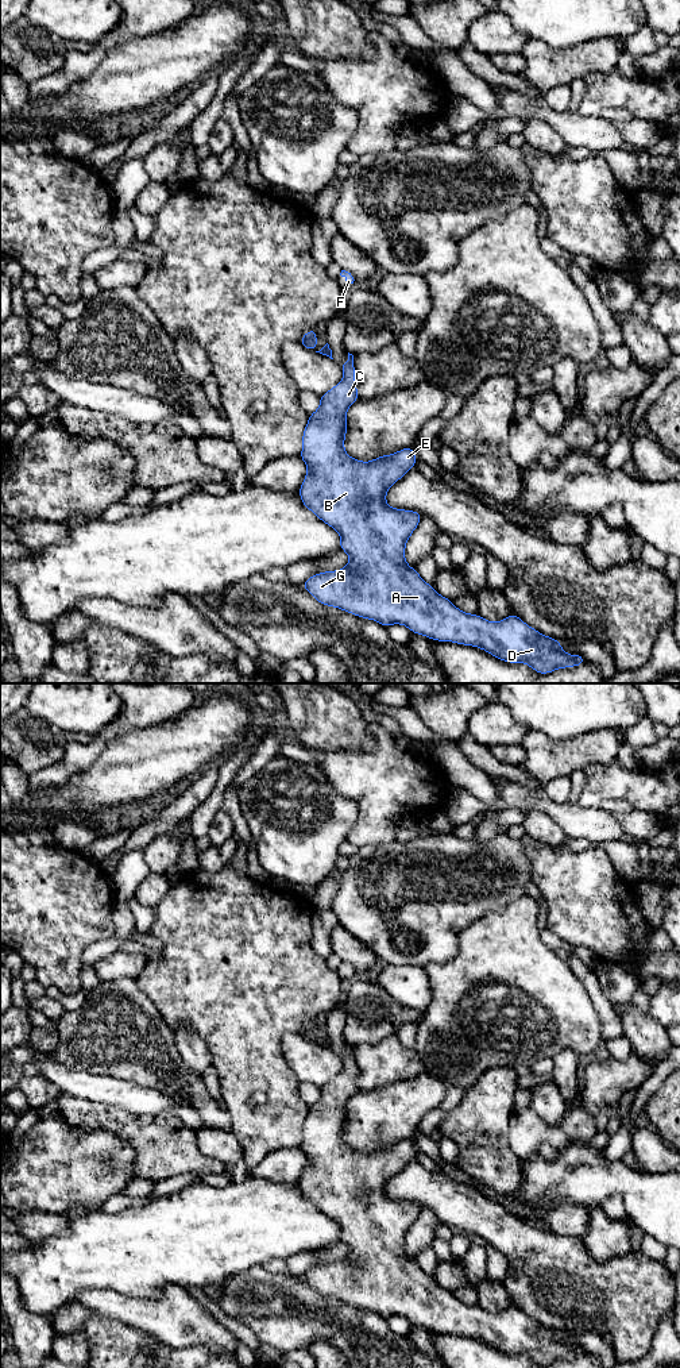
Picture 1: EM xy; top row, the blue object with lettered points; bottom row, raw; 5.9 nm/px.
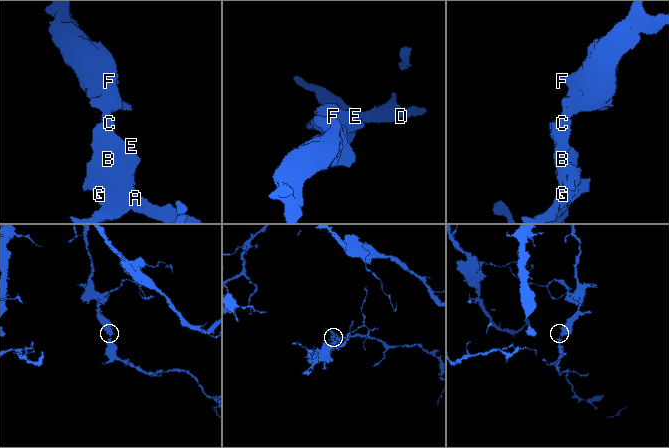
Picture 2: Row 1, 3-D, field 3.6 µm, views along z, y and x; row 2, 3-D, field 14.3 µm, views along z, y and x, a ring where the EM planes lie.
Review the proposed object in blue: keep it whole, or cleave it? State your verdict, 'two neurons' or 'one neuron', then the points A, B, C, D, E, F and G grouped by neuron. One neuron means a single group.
one neuron | A B C D E F G

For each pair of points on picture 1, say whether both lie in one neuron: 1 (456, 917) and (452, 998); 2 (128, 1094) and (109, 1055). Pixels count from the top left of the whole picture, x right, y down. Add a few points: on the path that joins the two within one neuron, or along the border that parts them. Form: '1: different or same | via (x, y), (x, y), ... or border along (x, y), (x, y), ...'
1: different | border along (467, 925), (452, 958), (425, 966)
2: different | border along (91, 1072), (131, 1081), (151, 1089)

